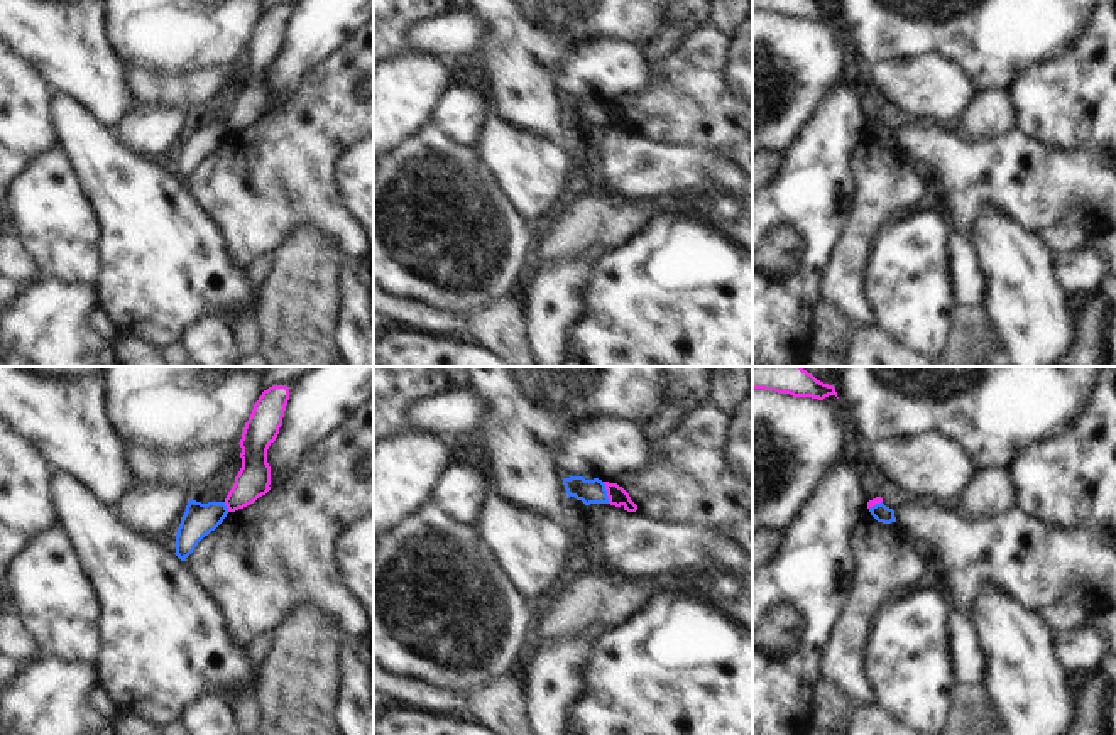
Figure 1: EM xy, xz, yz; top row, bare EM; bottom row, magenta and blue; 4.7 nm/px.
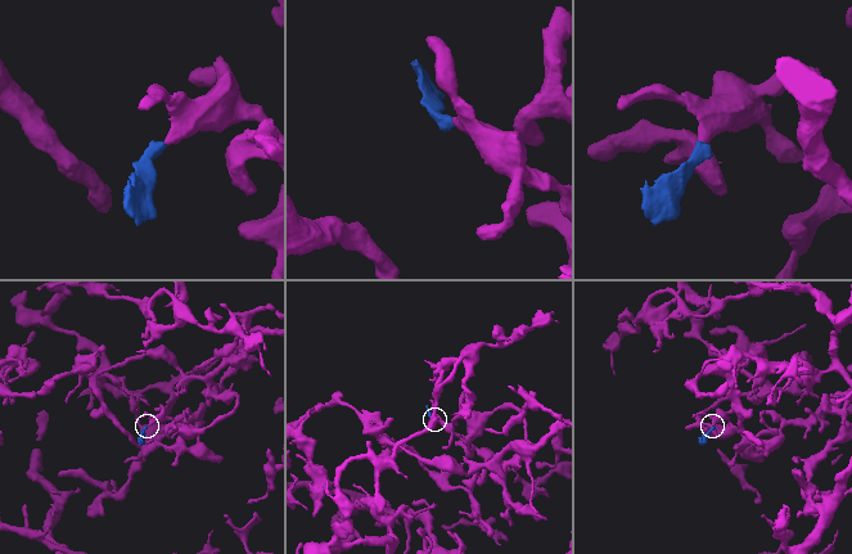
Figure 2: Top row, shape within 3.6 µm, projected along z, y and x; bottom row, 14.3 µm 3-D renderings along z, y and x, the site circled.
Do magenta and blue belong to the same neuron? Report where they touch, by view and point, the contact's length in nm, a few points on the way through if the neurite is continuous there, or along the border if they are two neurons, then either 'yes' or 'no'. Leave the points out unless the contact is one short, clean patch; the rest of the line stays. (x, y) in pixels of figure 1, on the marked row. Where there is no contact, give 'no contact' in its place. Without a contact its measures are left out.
meets magenta in xz at (607, 492); contact 110 nm long; border along xz (602, 482), (609, 502); no

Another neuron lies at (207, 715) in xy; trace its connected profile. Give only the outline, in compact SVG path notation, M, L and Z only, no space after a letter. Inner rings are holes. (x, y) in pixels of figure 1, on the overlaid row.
M200 698L184 706L179 721L189 735L238 735L227 700Z

